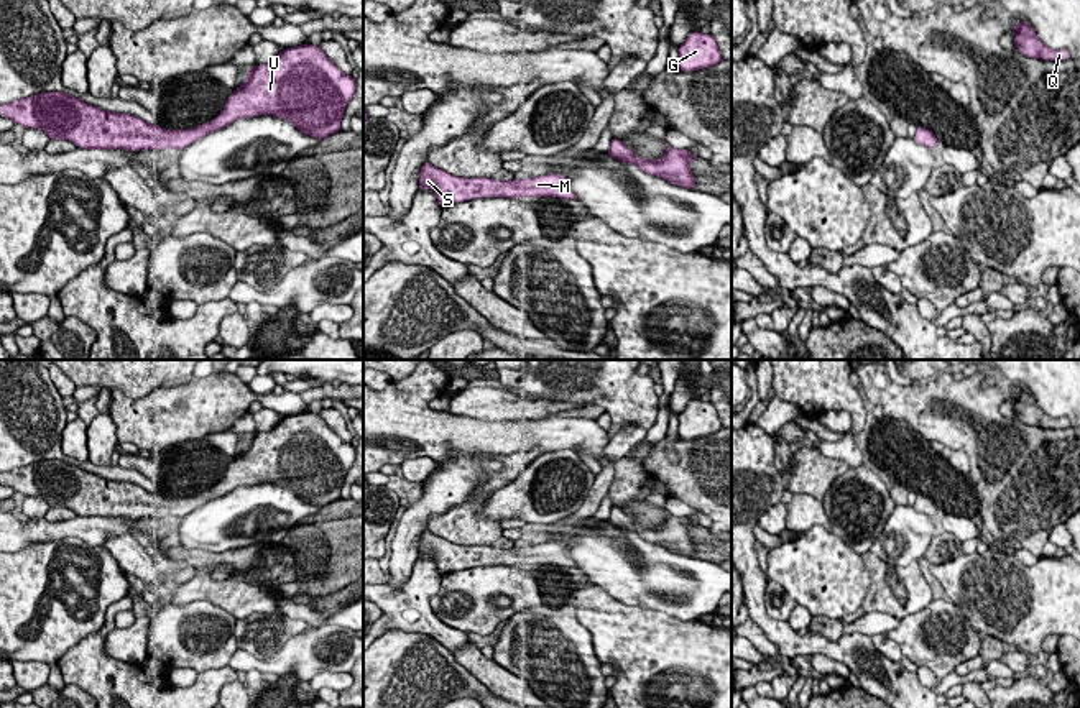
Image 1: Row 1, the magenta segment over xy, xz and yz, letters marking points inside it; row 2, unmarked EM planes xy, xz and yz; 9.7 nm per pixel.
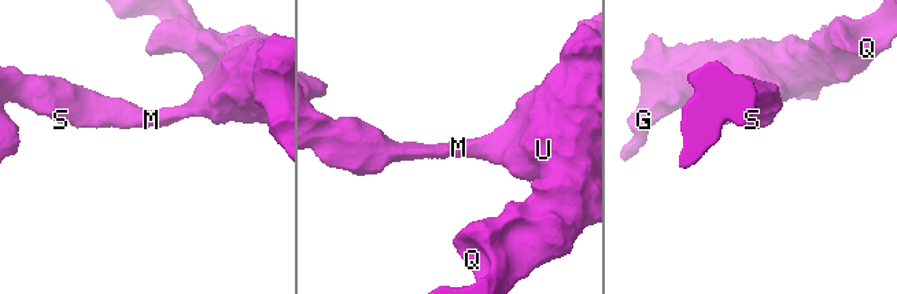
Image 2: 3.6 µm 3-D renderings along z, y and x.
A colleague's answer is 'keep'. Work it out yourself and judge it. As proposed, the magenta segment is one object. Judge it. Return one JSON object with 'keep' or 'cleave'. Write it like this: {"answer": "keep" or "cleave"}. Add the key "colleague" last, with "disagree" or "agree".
{"answer": "keep", "colleague": "agree"}

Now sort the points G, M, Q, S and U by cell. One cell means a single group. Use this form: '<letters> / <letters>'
G M Q S U

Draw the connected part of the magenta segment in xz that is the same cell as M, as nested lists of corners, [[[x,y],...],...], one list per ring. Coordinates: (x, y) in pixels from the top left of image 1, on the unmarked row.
[[[426,529],[419,539],[419,557],[432,557],[441,575],[473,568],[480,565],[559,565],[577,567],[564,554],[564,542],[546,542],[539,545],[495,549],[488,545],[457,545]]]

